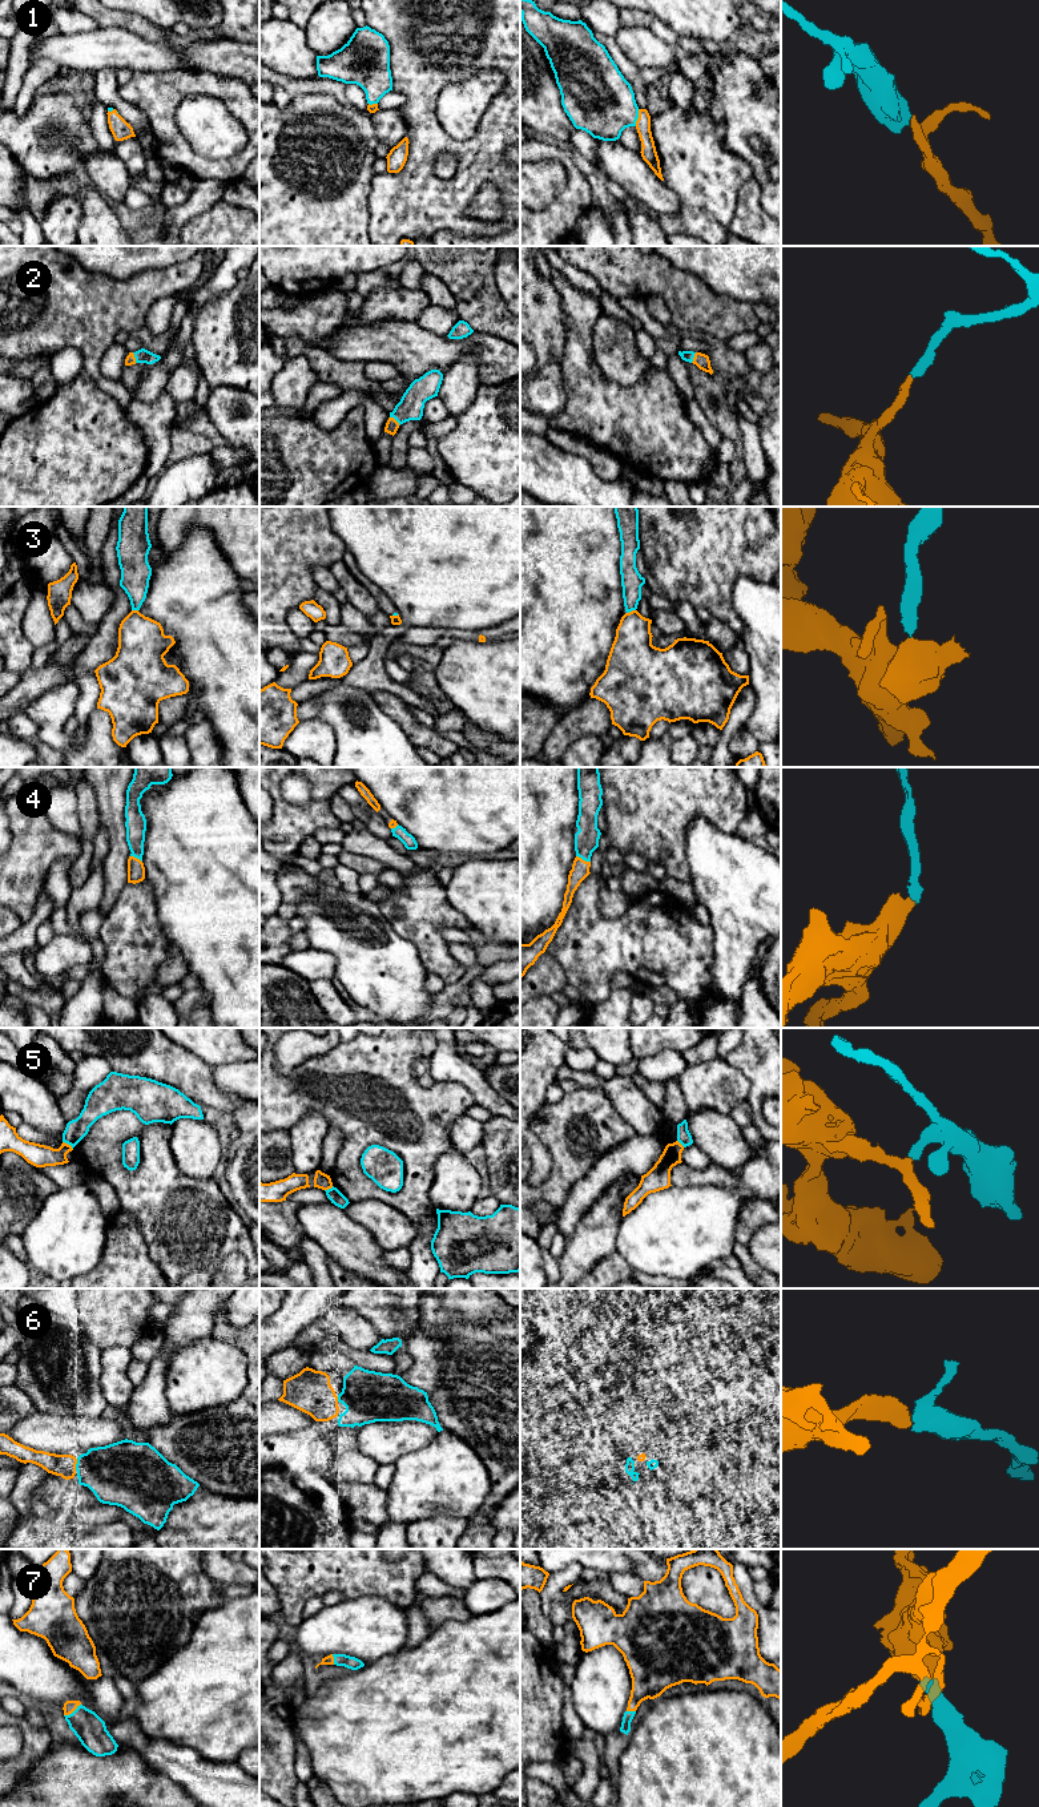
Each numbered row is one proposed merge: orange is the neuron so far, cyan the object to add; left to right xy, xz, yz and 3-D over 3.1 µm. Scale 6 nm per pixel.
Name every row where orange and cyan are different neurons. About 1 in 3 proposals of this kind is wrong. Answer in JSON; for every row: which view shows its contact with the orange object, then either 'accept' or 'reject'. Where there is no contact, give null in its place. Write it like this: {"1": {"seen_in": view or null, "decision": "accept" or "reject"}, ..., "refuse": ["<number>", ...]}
{"1": {"seen_in": "yz", "decision": "accept"}, "2": {"seen_in": "xz", "decision": "accept"}, "3": {"seen_in": "yz", "decision": "reject"}, "4": {"seen_in": "yz", "decision": "accept"}, "5": {"seen_in": "xy", "decision": "reject"}, "6": {"seen_in": "xy", "decision": "accept"}, "7": {"seen_in": "xy", "decision": "accept"}, "refuse": ["3", "5"]}

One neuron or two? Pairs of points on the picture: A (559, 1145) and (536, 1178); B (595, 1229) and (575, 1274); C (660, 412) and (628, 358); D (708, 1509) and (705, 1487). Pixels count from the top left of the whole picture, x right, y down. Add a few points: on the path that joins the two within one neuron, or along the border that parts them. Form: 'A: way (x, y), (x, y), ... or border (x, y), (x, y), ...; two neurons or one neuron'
A: border (534, 1132), (551, 1160), (551, 1173), (539, 1186); two neurons
B: way (592, 1239), (575, 1263); one neuron
C: border (649, 366), (629, 386), (608, 379); two neurons
D: border (707, 1497), (695, 1500), (687, 1507), (677, 1509); two neurons

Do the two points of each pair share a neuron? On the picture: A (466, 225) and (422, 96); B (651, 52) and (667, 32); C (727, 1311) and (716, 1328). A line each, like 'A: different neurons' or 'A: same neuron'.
A: same neuron
B: different neurons
C: different neurons

